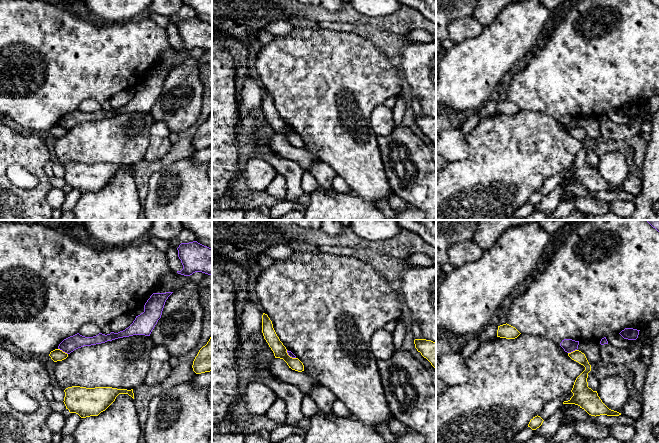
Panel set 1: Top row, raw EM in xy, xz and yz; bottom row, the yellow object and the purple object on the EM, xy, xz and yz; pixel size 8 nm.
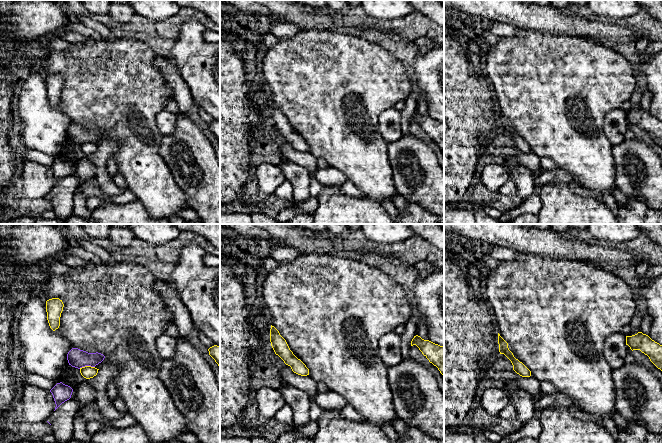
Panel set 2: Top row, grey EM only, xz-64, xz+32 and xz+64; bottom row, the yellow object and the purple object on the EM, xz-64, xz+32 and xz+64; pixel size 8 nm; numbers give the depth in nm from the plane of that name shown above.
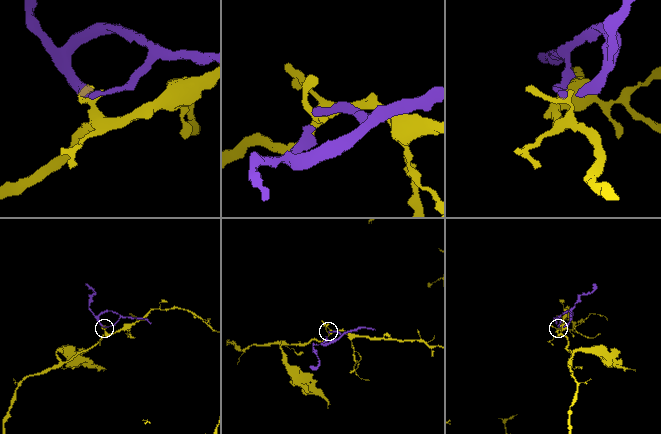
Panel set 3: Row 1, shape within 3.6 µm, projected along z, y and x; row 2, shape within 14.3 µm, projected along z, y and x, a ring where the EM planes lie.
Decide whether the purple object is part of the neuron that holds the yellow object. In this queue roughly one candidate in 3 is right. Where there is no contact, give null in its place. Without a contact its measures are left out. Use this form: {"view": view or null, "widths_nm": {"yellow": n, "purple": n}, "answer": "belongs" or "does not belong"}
{"view": "xy", "widths_nm": {"yellow": 100, "purple": 120}, "answer": "does not belong"}

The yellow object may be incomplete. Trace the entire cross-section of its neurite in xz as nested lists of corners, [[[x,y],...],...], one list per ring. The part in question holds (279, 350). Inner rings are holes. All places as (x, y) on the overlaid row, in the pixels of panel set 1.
[[[265,313],[262,315],[262,333],[264,339],[273,351],[275,358],[283,359],[292,370],[298,372],[304,371],[303,363],[298,358],[292,358],[288,355],[286,347],[280,341],[273,328],[272,321]]]

